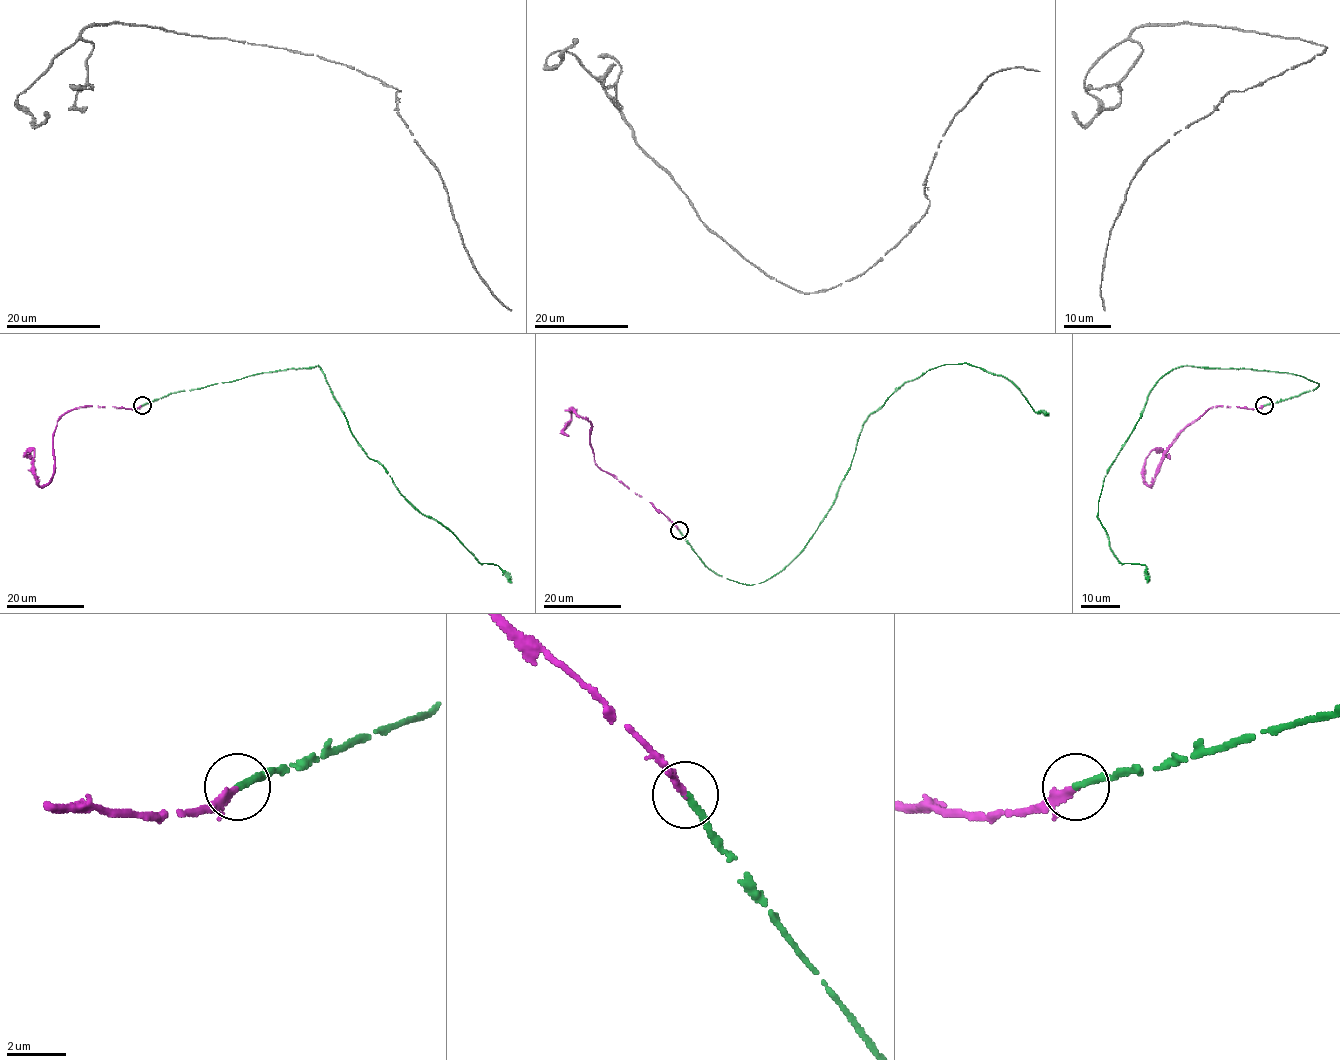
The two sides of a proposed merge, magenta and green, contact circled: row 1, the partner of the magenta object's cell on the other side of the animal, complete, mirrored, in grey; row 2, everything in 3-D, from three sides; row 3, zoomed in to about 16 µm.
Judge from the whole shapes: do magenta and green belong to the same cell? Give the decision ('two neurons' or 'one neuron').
one neuron

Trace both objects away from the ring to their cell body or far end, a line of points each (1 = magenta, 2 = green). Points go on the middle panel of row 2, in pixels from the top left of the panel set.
1: (679, 530), (649, 502), (596, 464), (590, 444), (591, 423), (573, 410), (564, 432), (568, 436)
2: (679, 530), (718, 574), (747, 585), (781, 571), (832, 504), (867, 418), (930, 369), (982, 368), (1049, 414)

